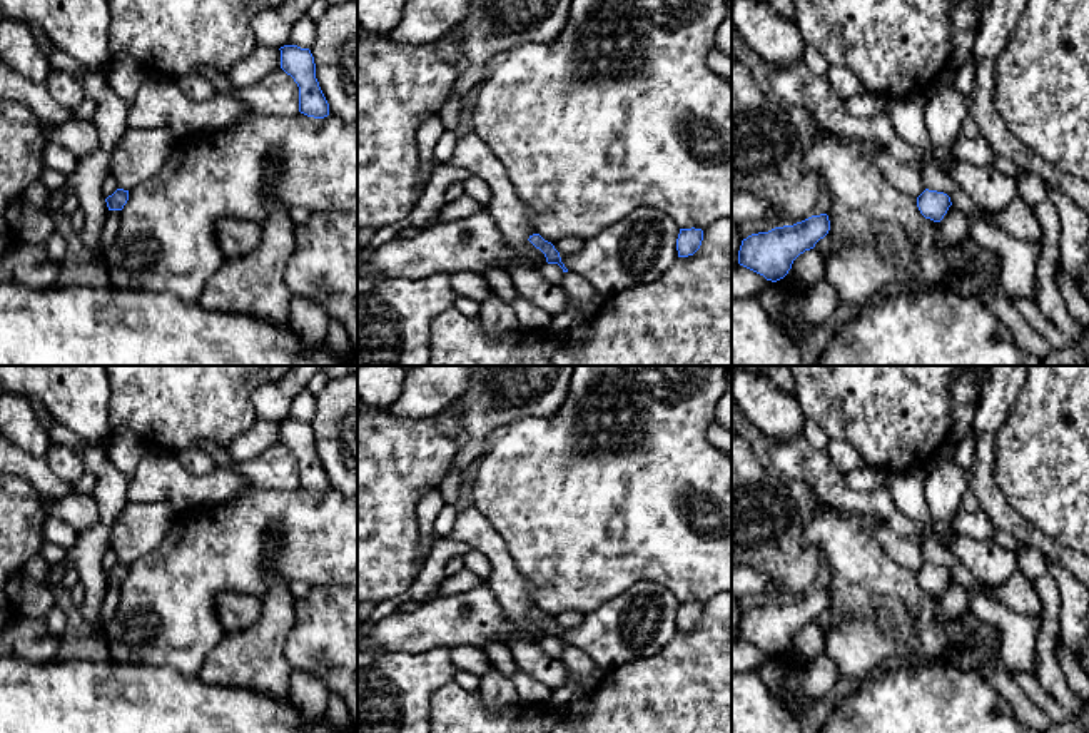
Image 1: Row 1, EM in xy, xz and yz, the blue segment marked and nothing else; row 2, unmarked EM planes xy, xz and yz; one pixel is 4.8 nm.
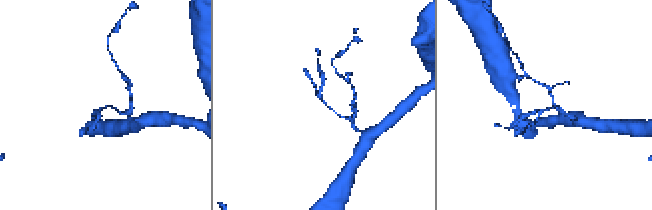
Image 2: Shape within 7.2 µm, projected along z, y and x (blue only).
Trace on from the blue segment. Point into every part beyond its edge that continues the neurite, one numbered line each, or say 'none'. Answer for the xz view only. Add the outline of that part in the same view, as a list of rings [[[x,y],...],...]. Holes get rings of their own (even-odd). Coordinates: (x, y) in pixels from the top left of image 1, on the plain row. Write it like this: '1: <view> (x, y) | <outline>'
none

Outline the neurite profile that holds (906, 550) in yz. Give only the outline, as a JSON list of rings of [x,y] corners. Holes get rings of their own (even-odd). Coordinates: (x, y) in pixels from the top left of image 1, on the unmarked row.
[[[880,521],[875,528],[875,538],[880,548],[887,553],[890,559],[902,564],[904,568],[919,571],[924,564],[922,554],[922,533],[912,536],[895,534],[885,521]]]

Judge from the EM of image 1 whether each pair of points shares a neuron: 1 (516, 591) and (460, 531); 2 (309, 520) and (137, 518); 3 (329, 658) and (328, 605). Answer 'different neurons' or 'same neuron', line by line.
1: same neuron
2: different neurons
3: same neuron

